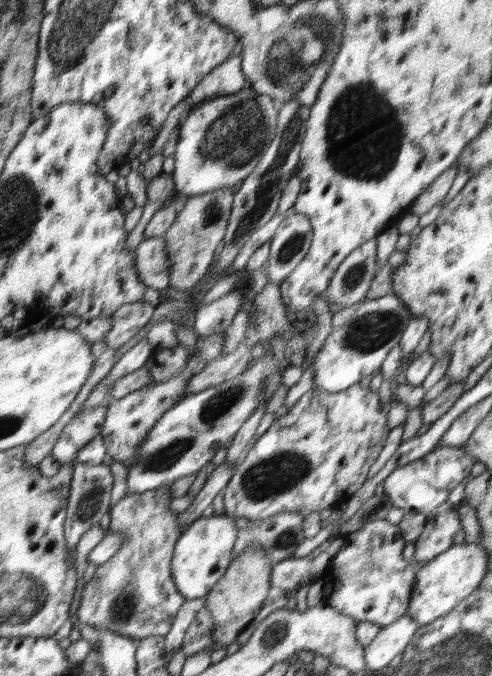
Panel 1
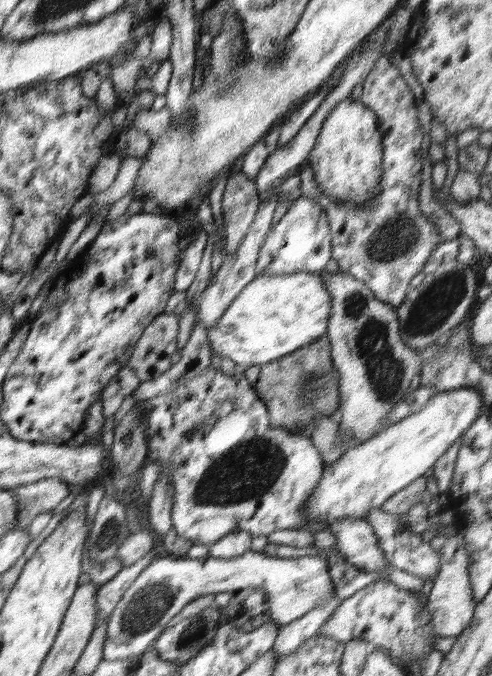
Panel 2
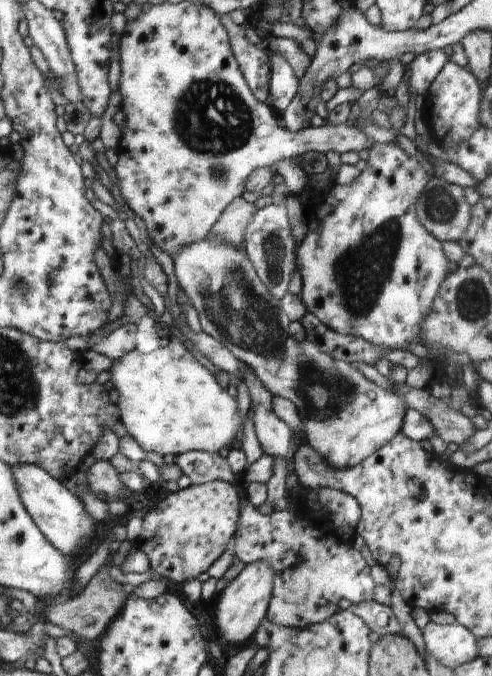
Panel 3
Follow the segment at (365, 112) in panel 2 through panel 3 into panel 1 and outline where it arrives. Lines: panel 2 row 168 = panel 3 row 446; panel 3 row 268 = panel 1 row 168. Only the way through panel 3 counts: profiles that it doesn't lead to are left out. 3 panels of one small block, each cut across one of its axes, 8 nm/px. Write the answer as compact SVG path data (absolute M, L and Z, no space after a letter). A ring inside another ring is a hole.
M252 88L201 101L196 108L186 111L176 128L178 140L173 155L175 171L171 174L176 185L176 193L192 197L218 189L233 188L237 182L243 182L256 169L262 152L274 137L277 117L278 106L273 98L258 94Z

